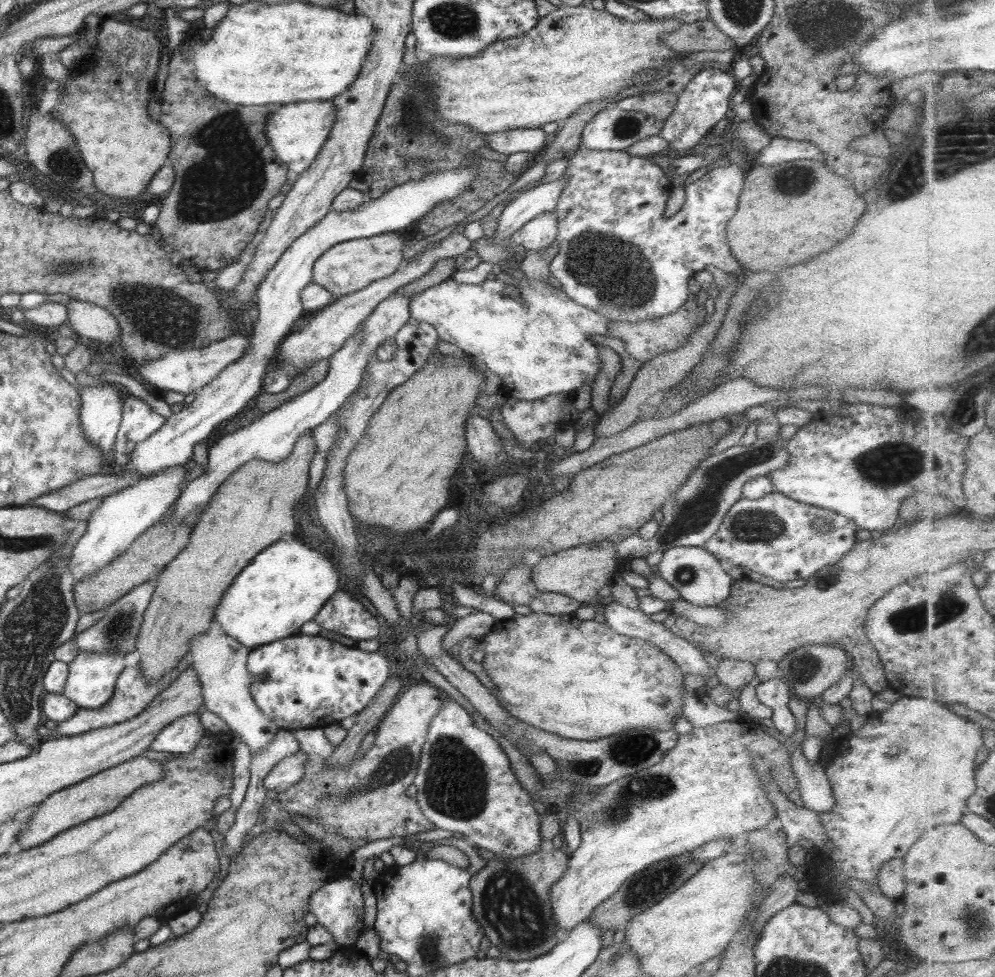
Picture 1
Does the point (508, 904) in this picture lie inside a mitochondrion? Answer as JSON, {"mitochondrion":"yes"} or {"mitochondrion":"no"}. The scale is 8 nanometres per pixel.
{"mitochondrion":"yes"}

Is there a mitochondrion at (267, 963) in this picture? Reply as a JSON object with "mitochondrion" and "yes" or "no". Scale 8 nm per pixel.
{"mitochondrion":"no"}

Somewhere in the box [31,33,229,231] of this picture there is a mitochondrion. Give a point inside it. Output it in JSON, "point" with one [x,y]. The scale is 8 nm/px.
{"point":[63,162]}

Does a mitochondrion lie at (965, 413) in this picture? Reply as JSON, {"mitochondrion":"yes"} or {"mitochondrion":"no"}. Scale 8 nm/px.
{"mitochondrion":"yes"}

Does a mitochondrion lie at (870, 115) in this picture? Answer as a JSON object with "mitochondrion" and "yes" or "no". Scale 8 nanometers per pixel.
{"mitochondrion":"no"}

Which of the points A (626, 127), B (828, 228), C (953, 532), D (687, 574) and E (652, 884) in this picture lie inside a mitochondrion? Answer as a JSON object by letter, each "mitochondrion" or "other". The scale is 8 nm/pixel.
{"A":"mitochondrion","B":"other","C":"other","D":"mitochondrion","E":"mitochondrion"}

